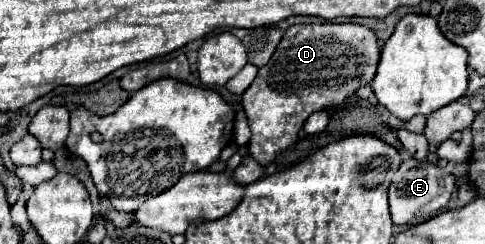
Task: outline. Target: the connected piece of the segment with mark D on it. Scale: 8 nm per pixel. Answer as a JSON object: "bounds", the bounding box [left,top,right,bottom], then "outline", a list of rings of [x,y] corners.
{"bounds":[242,24,380,164],"outline":[[[294,24],[286,30],[270,62],[258,70],[254,84],[242,94],[252,138],[250,154],[260,164],[270,164],[276,156],[296,144],[298,132],[314,112],[340,106],[362,86],[370,84],[378,60],[380,44],[376,34],[362,24]]]}

